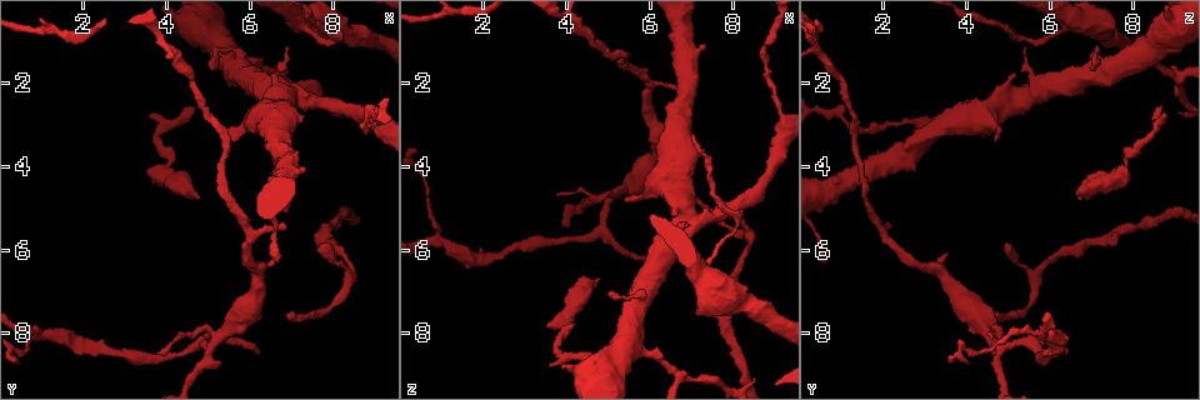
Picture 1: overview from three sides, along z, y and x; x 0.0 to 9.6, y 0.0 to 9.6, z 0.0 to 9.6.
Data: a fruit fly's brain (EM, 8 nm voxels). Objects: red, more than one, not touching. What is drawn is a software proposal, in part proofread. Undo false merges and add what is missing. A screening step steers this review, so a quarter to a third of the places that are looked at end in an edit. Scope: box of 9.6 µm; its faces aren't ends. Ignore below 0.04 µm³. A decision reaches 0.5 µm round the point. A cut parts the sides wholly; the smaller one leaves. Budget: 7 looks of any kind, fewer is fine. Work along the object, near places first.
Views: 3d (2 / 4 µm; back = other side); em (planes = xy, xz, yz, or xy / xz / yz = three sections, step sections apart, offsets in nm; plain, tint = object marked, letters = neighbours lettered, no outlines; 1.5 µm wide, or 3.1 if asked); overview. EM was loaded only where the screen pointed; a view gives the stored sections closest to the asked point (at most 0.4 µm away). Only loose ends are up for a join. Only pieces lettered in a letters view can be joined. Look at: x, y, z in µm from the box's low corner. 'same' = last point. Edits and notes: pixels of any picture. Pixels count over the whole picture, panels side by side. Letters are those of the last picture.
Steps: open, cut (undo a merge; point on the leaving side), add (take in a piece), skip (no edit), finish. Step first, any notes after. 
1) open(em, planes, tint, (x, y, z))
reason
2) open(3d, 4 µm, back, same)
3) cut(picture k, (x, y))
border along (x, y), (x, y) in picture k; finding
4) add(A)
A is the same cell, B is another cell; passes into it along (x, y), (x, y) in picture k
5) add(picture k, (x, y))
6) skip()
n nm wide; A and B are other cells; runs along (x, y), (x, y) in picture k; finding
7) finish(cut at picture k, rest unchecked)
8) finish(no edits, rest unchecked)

open(em, xz, step 8, letters, (7.75, 5.85, 4.90))
free end

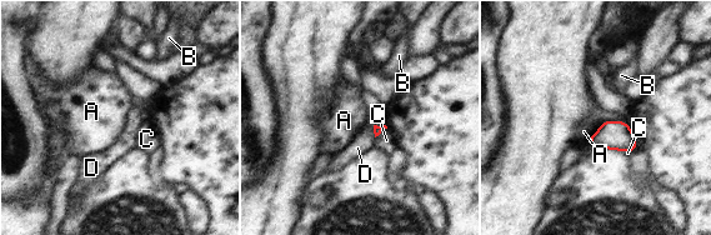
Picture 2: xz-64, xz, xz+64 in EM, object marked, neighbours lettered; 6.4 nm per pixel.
open(em, planes, letters, same)
another direction

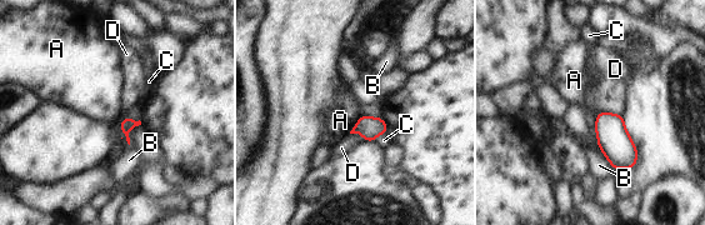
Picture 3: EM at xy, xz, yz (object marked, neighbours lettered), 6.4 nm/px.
skip()
A, B, C and D are other cells; border along (360, 115), (349, 133) in picture 3; none of them fits

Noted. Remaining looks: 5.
open(em, planes, plain, (5.10, 1.70, 6.95))
tapers out

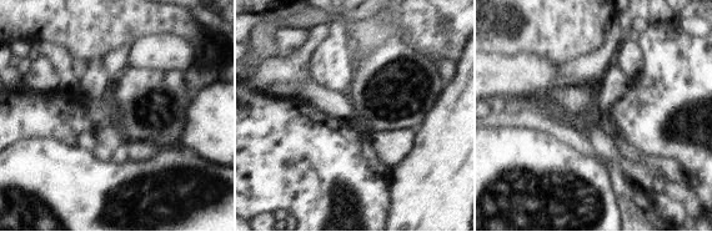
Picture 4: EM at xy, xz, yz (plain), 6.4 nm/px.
open(em, planes, letters, same)
see the neighbours

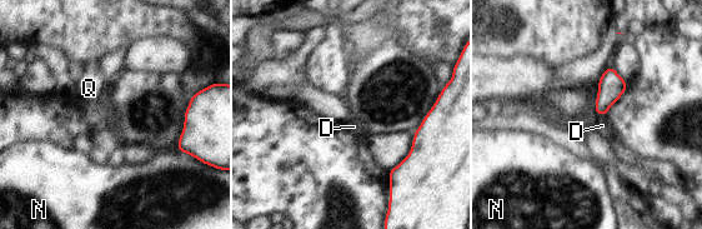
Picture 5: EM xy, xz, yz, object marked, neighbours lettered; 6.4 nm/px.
skip()
N touches over 90 nm; D, N and Q are other cells; none of them fits

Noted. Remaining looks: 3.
open(em, planes, plain, (6.10, 8.45, 6.45))
thin end

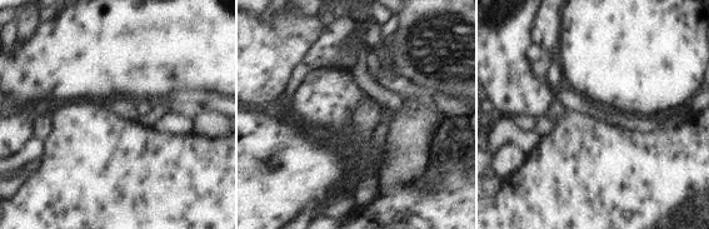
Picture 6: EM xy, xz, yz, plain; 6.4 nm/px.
open(em, planes, letters, same)

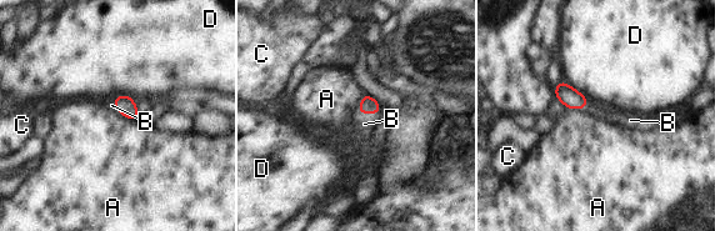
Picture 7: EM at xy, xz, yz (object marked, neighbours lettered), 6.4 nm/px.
add(B)
B is the same cell, A, C and D are other cells; passes into it along (368, 105), (366, 113), (364, 124) in picture 7; it goes on there

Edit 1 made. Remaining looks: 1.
finish(add at picture 7, rest unchecked)

